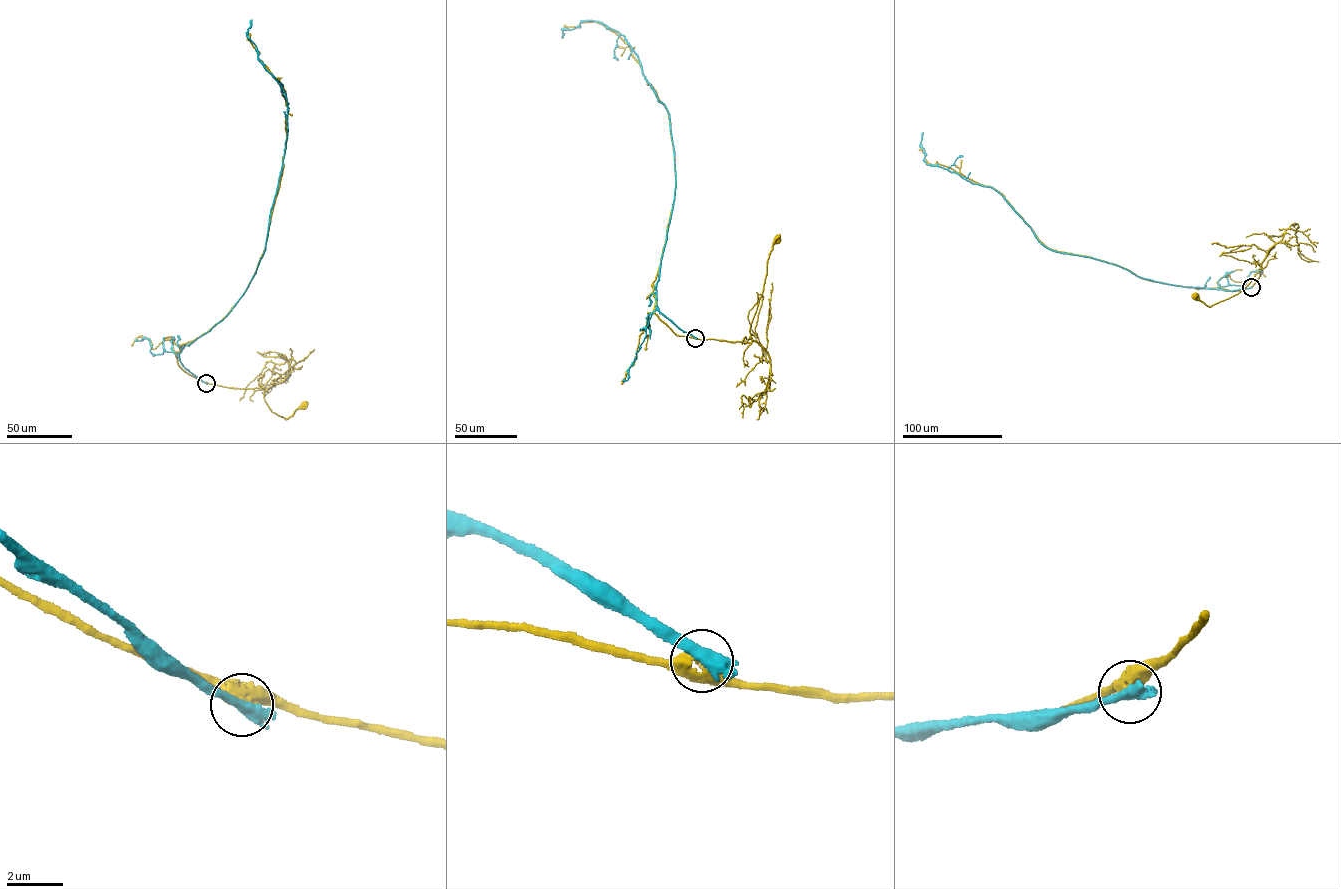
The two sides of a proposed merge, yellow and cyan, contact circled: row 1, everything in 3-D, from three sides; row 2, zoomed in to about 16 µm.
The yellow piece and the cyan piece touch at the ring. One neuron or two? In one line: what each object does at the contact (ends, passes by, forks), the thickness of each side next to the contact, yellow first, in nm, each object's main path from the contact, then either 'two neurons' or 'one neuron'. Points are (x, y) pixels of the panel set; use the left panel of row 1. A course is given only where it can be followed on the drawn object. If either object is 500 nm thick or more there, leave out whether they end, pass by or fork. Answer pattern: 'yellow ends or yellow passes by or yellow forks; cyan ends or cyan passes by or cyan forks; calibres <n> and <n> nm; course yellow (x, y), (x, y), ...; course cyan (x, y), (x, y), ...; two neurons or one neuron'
yellow ends; cyan forks; calibres 360 and 300 nm; course yellow (206, 383), (266, 389), (263, 395), (266, 404), (272, 411), (285, 418), (304, 404); course cyan (206, 383), (185, 368), (179, 354), (224, 318), (254, 275), (287, 138), (288, 102), (248, 37), (251, 20); two neurons

